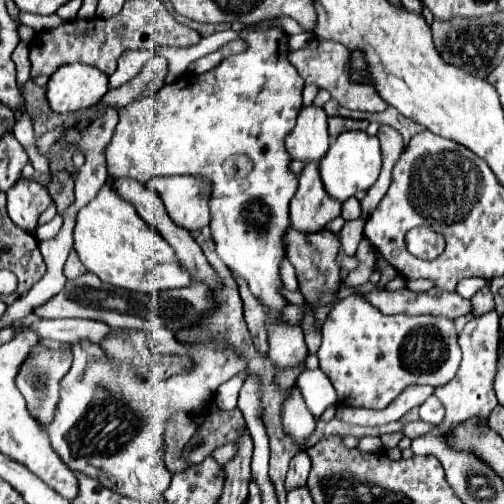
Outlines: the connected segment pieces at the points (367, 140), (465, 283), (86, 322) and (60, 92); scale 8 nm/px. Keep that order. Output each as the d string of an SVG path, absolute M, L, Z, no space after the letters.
M345 131L341 133L333 145L327 151L327 157L321 159L319 163L319 173L321 181L331 197L337 201L347 201L359 191L367 191L373 181L379 177L381 169L381 151L379 151L379 139L369 137L365 131Z
M473 277L473 279L463 279L459 285L457 285L457 293L461 295L461 297L467 297L467 299L471 299L479 289L483 289L483 287L489 287L491 285L491 281L489 279L483 279L483 277Z
M39 319L31 325L39 337L75 343L75 341L91 341L101 345L103 337L111 333L111 327L101 321L91 319Z
M83 63L59 67L47 83L47 99L55 113L83 113L95 107L107 91L107 75Z

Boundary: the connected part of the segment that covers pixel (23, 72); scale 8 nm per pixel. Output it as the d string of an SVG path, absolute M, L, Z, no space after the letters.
M19 41L11 59L17 65L17 85L23 85L25 81L29 81L29 45Z

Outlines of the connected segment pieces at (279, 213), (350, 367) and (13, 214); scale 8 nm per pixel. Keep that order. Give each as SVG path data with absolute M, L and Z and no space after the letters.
M273 27L273 29L265 29L265 31L253 31L253 33L247 33L245 37L243 37L247 43L249 43L249 49L245 51L245 53L239 53L239 55L231 55L231 57L227 57L227 59L223 59L221 61L221 65L217 65L215 69L211 69L211 71L207 71L207 73L201 73L201 75L183 75L181 79L187 79L187 81L175 81L175 83L171 83L171 85L165 85L161 91L157 91L155 95L151 95L151 97L143 97L143 99L139 99L139 101L133 101L131 105L127 105L127 107L123 107L123 109L119 109L119 123L117 123L117 129L115 129L115 133L113 133L113 139L109 141L109 145L105 147L105 151L103 151L103 155L105 155L105 163L107 163L107 173L109 173L109 177L111 179L119 179L119 177L131 177L131 179L135 179L135 181L139 181L139 183L147 183L151 177L157 177L157 175L161 175L161 177L169 177L169 175L201 175L201 177L205 177L207 181L211 181L211 199L209 199L209 207L211 207L211 223L209 223L209 227L211 227L211 235L213 235L213 241L215 241L215 251L217 251L217 255L219 255L219 259L237 275L237 277L241 277L243 281L247 281L247 285L249 285L249 289L251 289L251 293L261 301L261 305L263 307L267 307L267 335L269 335L269 357L271 357L271 361L275 363L275 367L277 369L293 369L293 367L299 367L299 365L305 365L305 359L307 359L307 345L305 345L305 341L303 341L303 331L301 331L301 327L299 325L293 325L293 323L287 323L287 321L283 321L281 317L283 317L283 309L289 305L289 301L283 297L283 281L281 281L281 273L279 273L279 269L281 269L281 261L285 259L285 245L283 245L283 237L287 235L287 229L291 227L291 223L289 223L289 201L291 201L291 197L295 195L295 189L297 189L297 175L291 171L291 155L285 151L285 145L283 145L283 141L285 141L285 137L287 137L287 133L291 133L291 129L295 127L295 119L297 119L297 113L299 113L299 109L301 109L301 91L303 91L303 79L301 79L301 75L293 69L293 65L287 61L287 51L285 48L288 48L288 52L290 52L289 47L289 35L281 29L277 29L277 27Z
M353 293L329 311L325 323L323 323L323 343L317 353L319 367L329 375L329 379L335 385L335 391L339 395L339 405L351 405L351 407L365 407L365 409L383 409L387 407L407 385L431 385L439 387L451 381L459 369L461 361L461 349L457 345L457 331L451 321L443 317L431 317L431 315L383 315L379 309L375 309L369 301L363 299L363 295Z
M19 179L7 191L7 213L15 225L35 233L37 217L53 203L49 191L35 179Z

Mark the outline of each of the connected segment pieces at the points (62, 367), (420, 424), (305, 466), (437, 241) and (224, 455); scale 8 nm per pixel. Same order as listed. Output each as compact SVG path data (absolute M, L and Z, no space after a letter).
M39 345L33 349L31 357L23 363L17 375L17 389L27 401L27 409L37 421L51 421L55 405L59 401L59 381L71 369L71 353L65 351L43 351Z
M411 421L411 423L405 423L405 427L403 427L403 435L407 435L409 439L417 439L417 437L421 437L423 433L429 433L431 429L435 429L435 425L429 425L429 423L425 423L425 421Z
M299 449L297 455L291 457L287 479L285 479L285 489L289 491L293 487L305 485L309 471L311 471L311 459L307 457L307 449Z
M417 227L411 229L405 237L409 253L421 257L421 259L435 259L445 249L445 241L439 233L433 233L431 229Z
M227 443L227 445L217 447L217 449L213 451L213 457L217 459L219 465L225 465L233 455L235 455L235 445L233 445L233 443Z

